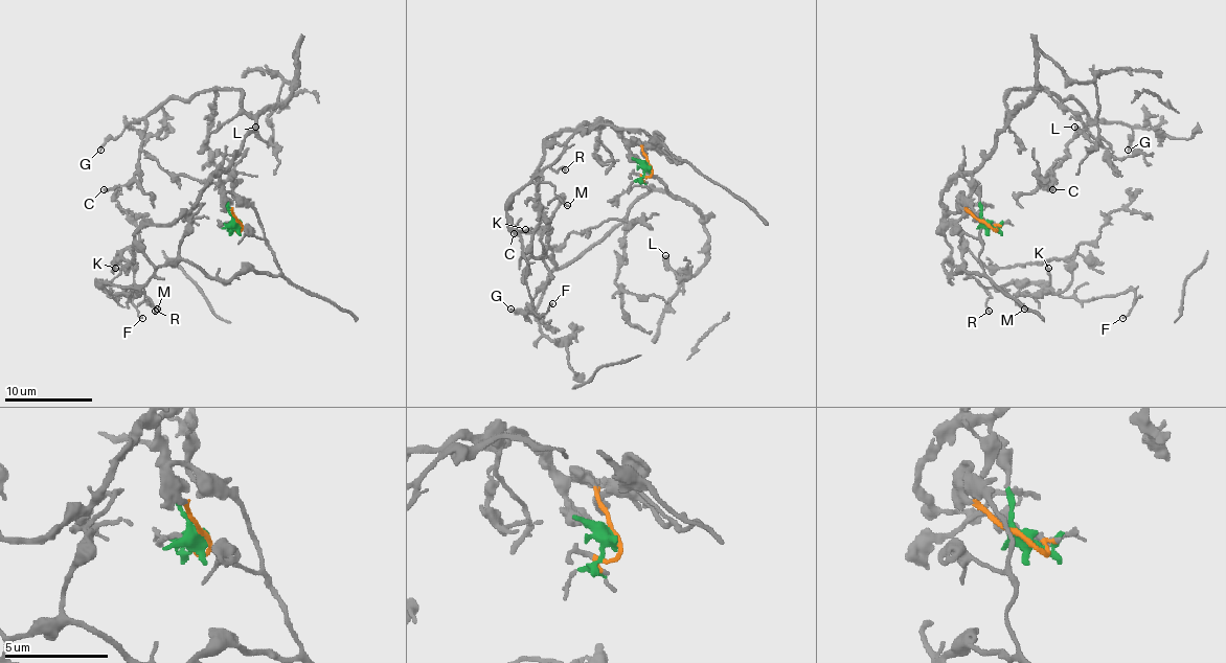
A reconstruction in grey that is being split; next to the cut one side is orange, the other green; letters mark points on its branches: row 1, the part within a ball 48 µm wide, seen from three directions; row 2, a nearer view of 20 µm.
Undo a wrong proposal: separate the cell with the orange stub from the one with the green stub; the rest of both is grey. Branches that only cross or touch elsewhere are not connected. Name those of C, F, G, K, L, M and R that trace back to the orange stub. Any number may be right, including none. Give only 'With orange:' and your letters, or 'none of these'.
With orange: F, K, M, R

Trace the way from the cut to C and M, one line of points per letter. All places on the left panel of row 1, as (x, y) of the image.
C: (237, 224), (220, 175), (255, 127), (233, 89), (169, 99), (152, 113), (132, 177), (103, 190)
M: (237, 221), (233, 208), (249, 206), (277, 274), (209, 278), (172, 260), (129, 288), (158, 310)

